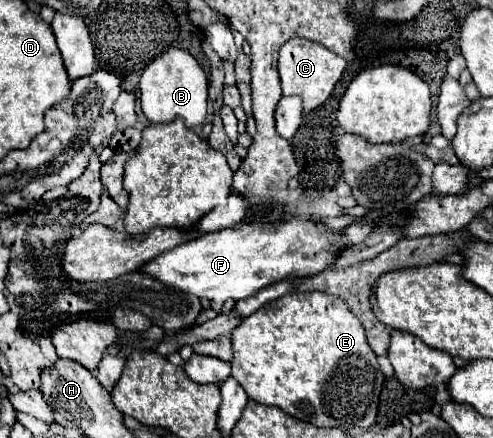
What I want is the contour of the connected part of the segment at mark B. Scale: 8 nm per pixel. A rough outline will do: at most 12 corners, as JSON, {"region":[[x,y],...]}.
{"region":[[168,49],[140,77],[150,123],[204,123],[208,79]]}

